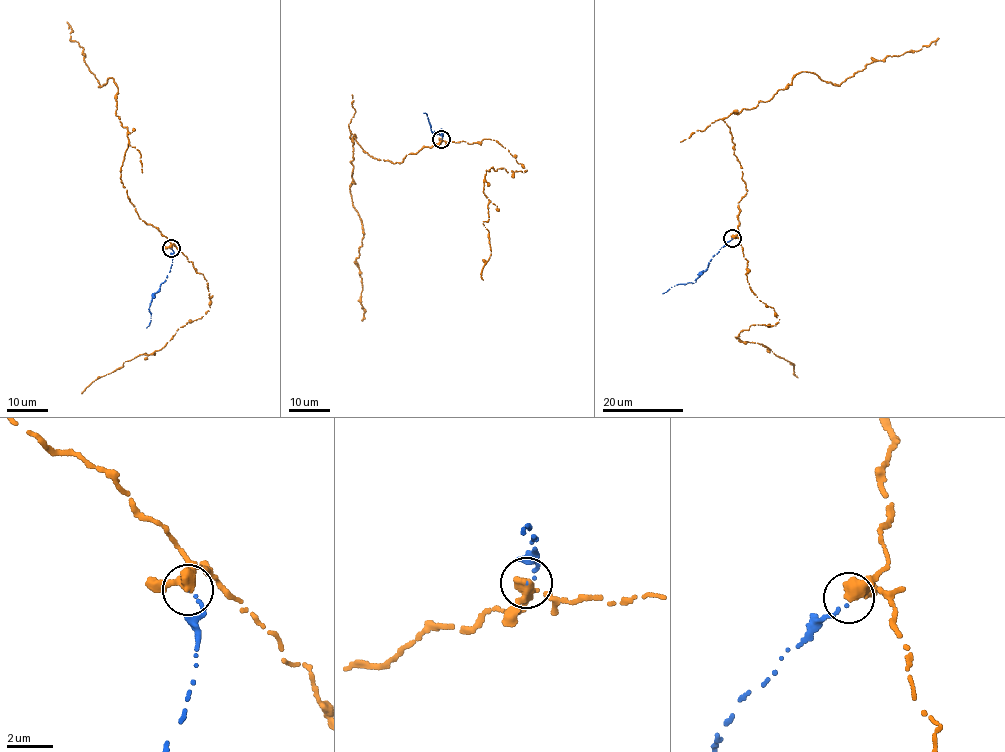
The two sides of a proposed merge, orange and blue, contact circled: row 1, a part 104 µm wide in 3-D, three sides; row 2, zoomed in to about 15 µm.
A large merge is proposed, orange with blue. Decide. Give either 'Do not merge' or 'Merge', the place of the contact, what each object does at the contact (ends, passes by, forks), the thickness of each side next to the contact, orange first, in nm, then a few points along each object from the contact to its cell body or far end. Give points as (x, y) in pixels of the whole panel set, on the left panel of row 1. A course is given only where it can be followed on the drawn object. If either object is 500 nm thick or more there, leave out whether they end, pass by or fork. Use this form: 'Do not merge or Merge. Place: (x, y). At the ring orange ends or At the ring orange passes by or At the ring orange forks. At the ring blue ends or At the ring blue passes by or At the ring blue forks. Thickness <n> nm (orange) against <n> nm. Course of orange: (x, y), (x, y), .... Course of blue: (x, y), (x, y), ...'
Do not merge. Place: (171, 248). At the ring orange passes by. At the ring blue ends. Thickness 400 nm (orange) against 100 nm. Course of orange: (170, 249), (140, 218), (122, 183), (128, 143), (116, 116), (118, 88), (109, 77), (99, 86), (66, 22). Course of blue: (170, 249), (173, 251), (171, 268), (149, 307), (151, 314), (146, 327)

